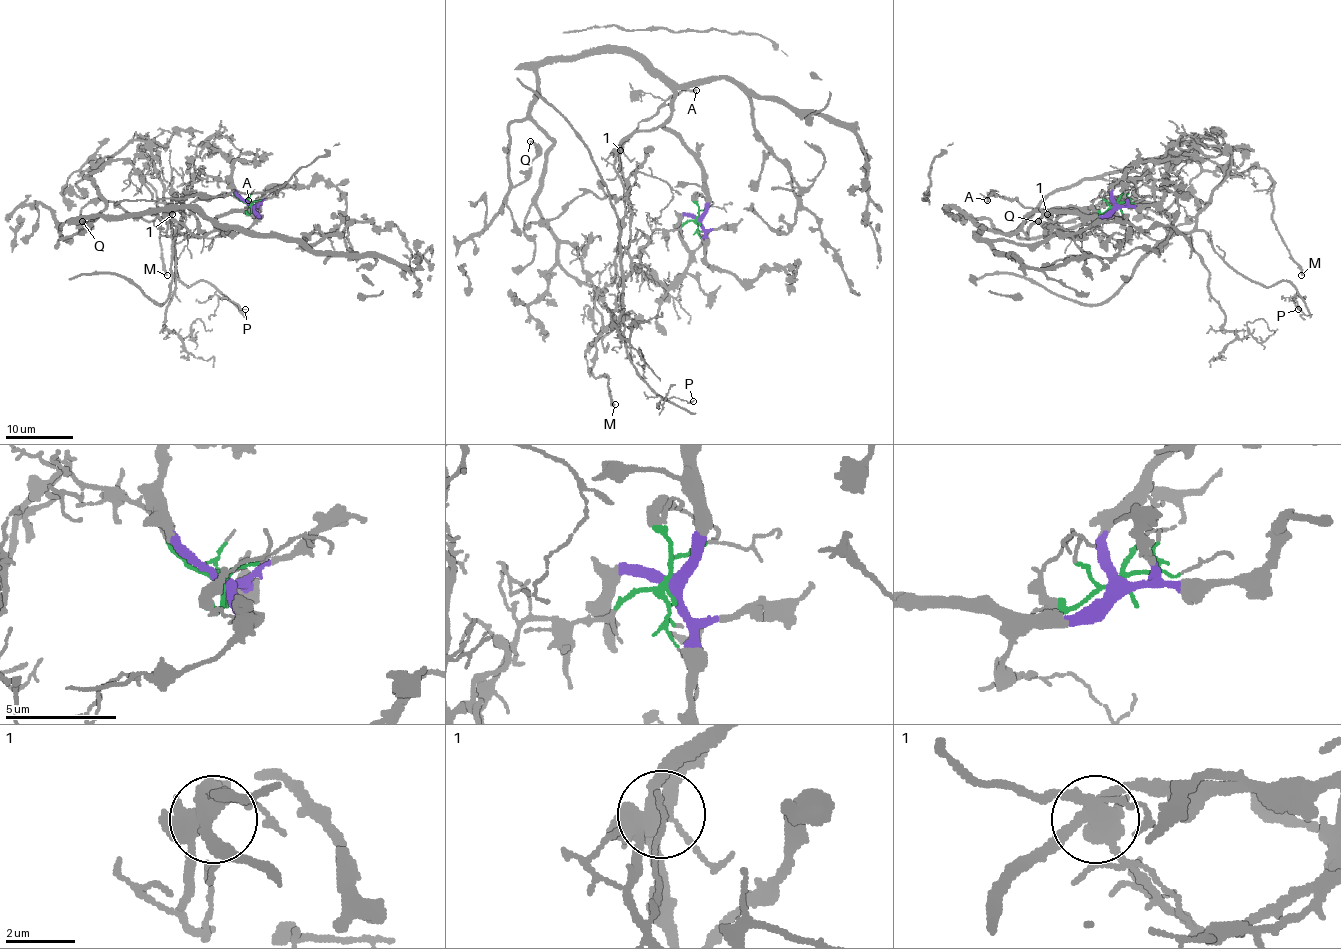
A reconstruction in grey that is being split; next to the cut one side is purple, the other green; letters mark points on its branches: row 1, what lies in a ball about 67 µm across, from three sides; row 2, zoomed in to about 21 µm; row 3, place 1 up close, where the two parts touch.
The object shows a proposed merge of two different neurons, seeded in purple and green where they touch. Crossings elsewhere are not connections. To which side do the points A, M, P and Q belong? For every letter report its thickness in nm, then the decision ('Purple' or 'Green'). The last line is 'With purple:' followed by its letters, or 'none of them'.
A: Thickness 200 nm. Green
M: Thickness 220 nm. Green
P: Thickness 160 nm. Green
Q: Thickness 220 nm. Purple
With purple: Q

